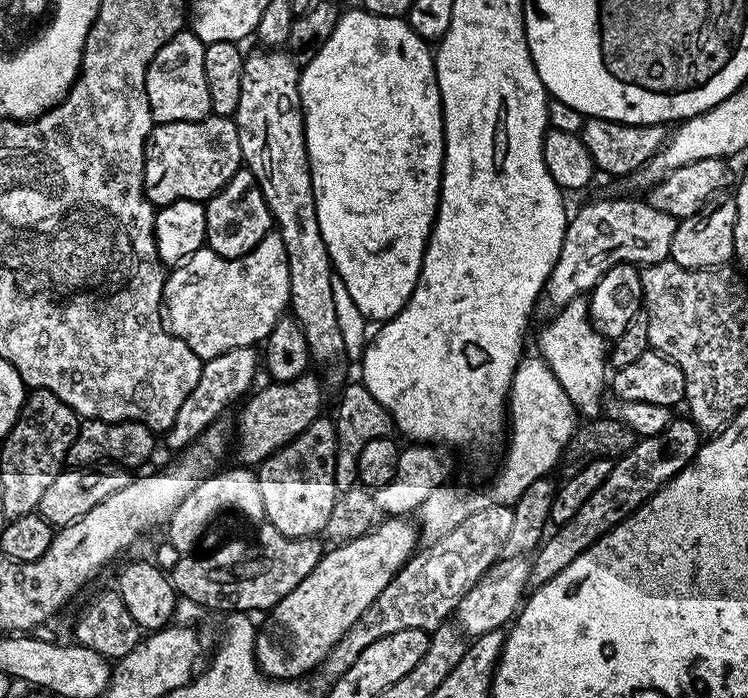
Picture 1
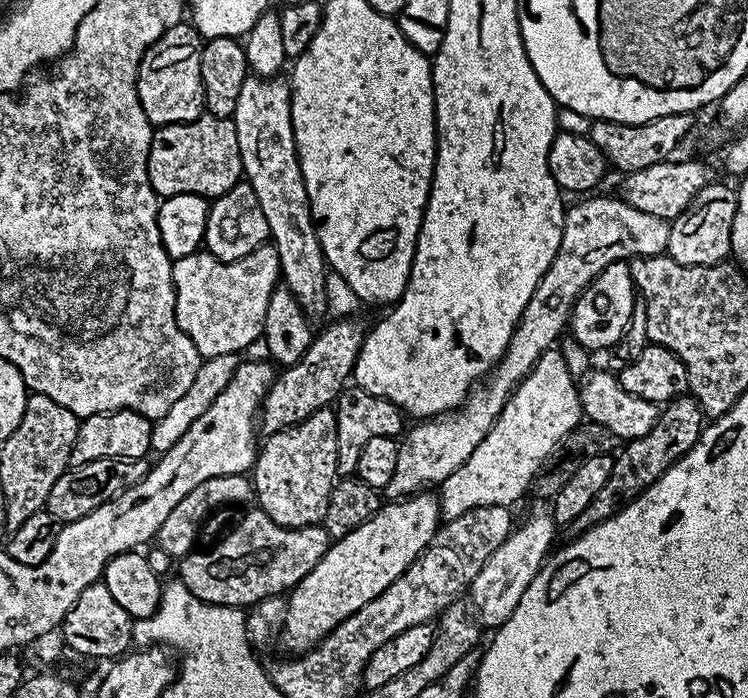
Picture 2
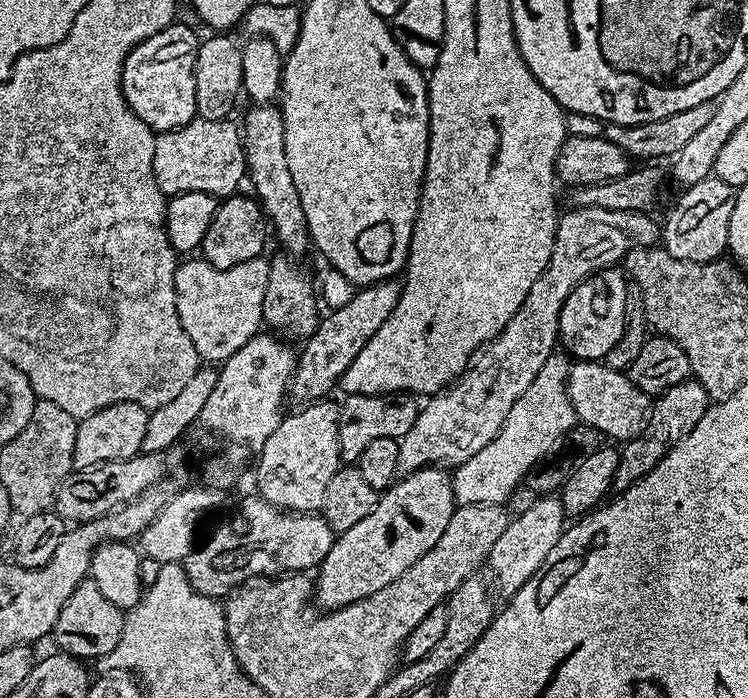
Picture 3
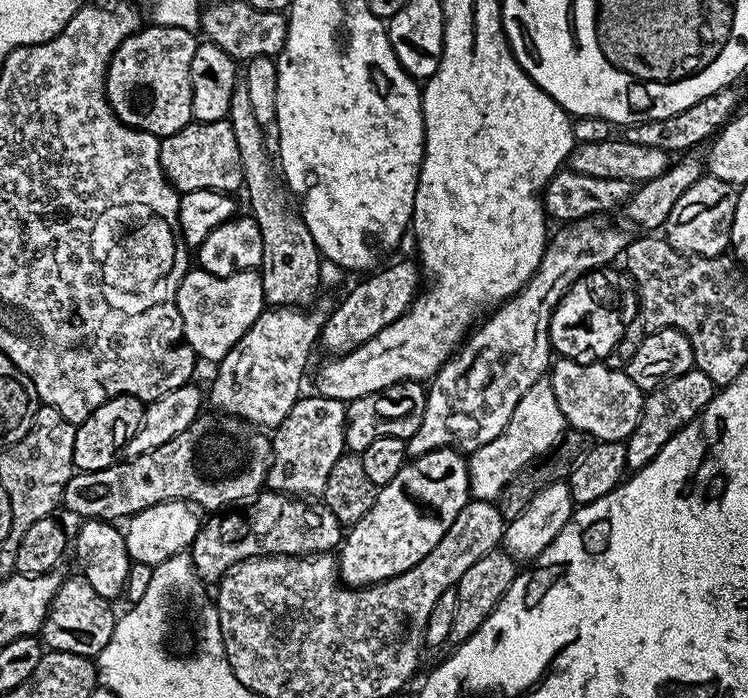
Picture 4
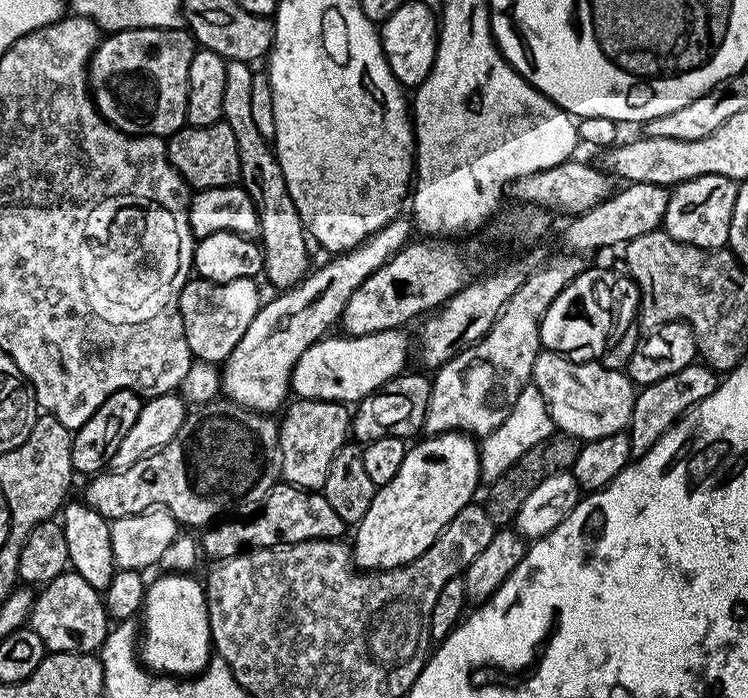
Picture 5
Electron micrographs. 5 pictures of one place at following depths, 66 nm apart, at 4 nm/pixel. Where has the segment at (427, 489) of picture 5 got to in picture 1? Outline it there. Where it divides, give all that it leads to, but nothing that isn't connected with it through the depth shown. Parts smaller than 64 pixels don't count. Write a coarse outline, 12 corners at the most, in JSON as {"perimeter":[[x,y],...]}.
{"perimeter":[[408,518],[329,547],[267,613],[256,664],[304,678],[418,548]]}

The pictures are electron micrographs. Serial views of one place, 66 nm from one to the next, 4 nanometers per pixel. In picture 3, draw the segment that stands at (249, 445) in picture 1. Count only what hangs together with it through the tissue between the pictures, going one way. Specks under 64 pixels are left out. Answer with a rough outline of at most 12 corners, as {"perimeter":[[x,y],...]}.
{"perimeter":[[399,279],[353,291],[299,349],[290,385],[323,400],[400,301]]}

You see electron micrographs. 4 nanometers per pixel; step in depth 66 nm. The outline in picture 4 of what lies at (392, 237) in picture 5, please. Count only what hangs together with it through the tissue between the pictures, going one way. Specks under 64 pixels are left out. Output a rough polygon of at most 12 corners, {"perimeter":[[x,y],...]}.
{"perimeter":[[269,307],[215,365],[210,404],[261,430],[294,410],[325,313]]}

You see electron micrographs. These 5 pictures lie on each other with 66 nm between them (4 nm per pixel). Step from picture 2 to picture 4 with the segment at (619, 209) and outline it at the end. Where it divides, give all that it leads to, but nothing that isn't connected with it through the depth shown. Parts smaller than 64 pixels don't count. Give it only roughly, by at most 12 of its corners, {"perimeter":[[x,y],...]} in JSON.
{"perimeter":[[555,229],[524,289],[426,388],[409,457],[503,434],[553,363],[550,322],[629,233]]}

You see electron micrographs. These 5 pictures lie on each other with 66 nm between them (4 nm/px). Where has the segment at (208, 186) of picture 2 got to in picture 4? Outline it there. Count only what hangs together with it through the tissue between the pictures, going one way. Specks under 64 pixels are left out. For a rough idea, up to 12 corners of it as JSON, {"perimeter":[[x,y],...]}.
{"perimeter":[[228,119],[193,122],[160,142],[181,194],[236,194],[244,183]]}

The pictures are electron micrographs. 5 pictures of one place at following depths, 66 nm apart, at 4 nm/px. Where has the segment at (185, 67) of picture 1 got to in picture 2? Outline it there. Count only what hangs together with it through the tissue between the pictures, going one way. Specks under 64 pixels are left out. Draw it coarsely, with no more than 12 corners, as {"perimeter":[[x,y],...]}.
{"perimeter":[[181,22],[146,50],[138,98],[153,126],[205,115],[202,37]]}

